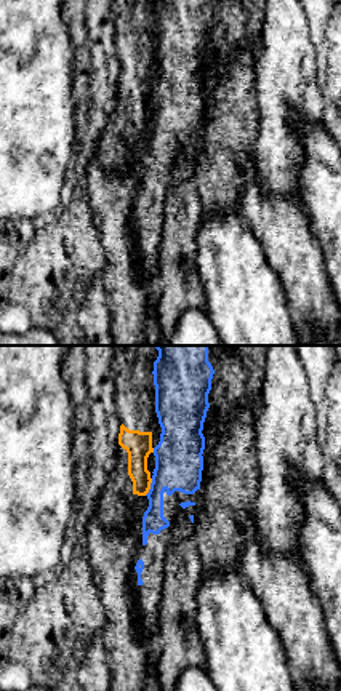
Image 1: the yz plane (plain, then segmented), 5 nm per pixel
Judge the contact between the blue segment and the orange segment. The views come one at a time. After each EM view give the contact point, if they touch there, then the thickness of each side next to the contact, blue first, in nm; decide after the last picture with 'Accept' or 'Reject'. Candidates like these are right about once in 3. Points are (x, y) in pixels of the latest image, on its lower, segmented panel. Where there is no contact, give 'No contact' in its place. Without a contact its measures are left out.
Touches blue at (151, 487). Thickness 240 nm (blue) against 140 nm

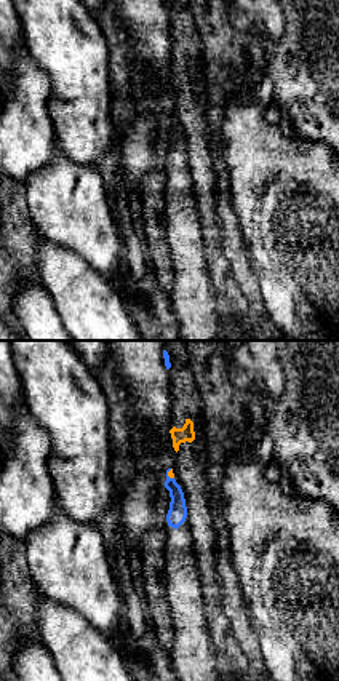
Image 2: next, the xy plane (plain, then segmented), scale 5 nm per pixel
Touches blue at (167, 473). Thickness 100 nm (blue) against 30 nm

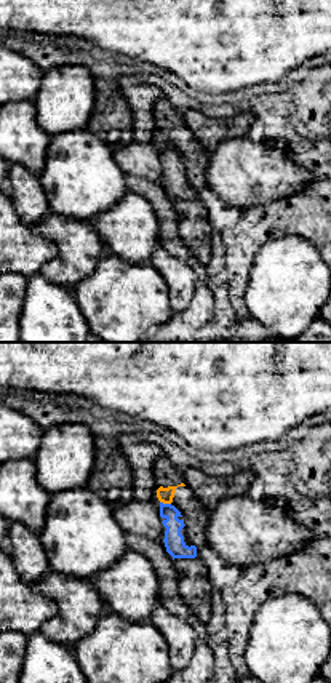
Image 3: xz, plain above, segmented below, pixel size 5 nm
Touches blue at (165, 504). Thickness 100 nm (blue) against 80 nm

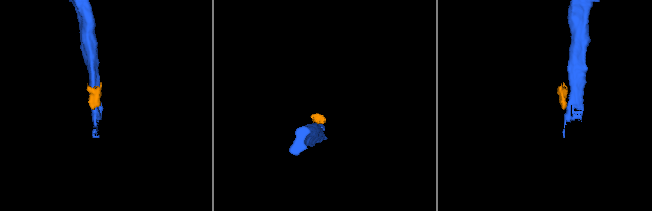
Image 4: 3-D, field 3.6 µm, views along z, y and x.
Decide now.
Reject

